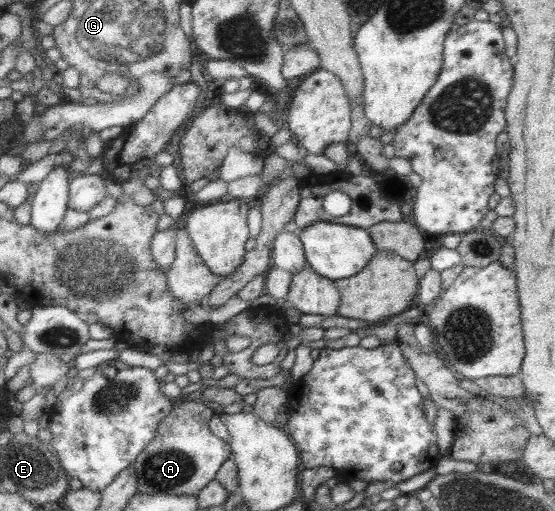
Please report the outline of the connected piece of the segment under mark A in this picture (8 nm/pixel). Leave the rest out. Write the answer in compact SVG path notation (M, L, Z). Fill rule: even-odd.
M181 400L175 404L165 419L161 420L155 437L137 456L133 466L138 479L138 492L142 494L198 495L199 491L215 480L216 473L225 461L233 459L232 447L219 439L211 430L209 422L216 417L216 412L204 403Z

